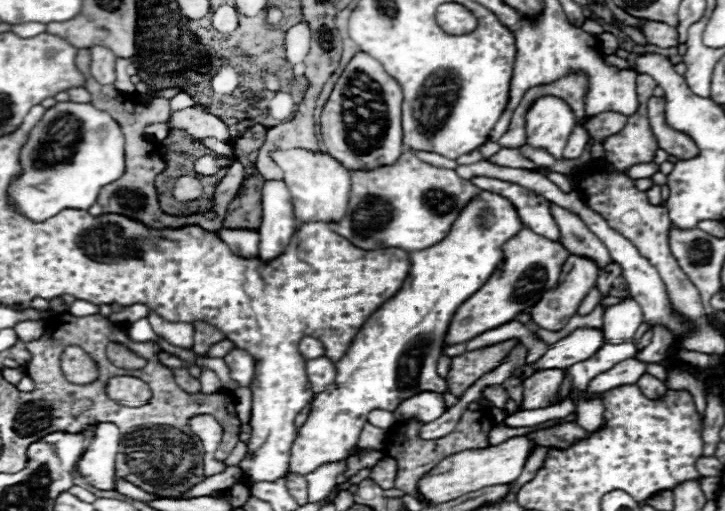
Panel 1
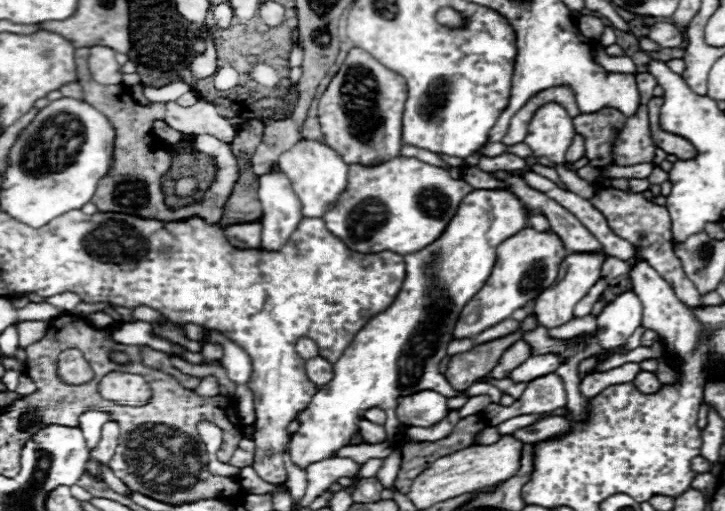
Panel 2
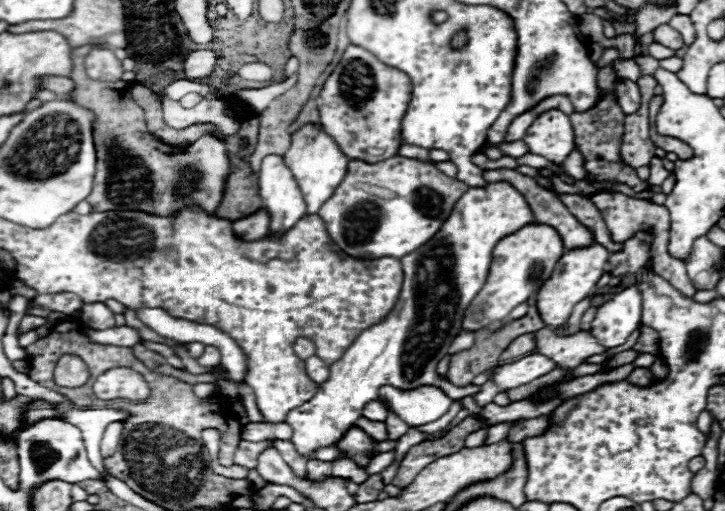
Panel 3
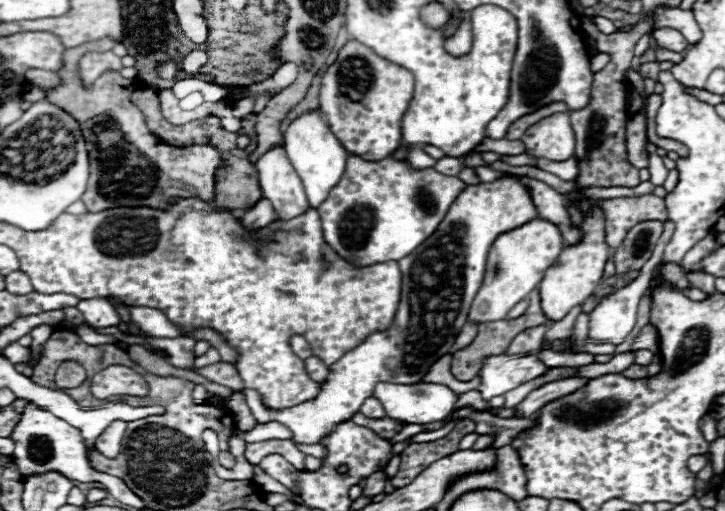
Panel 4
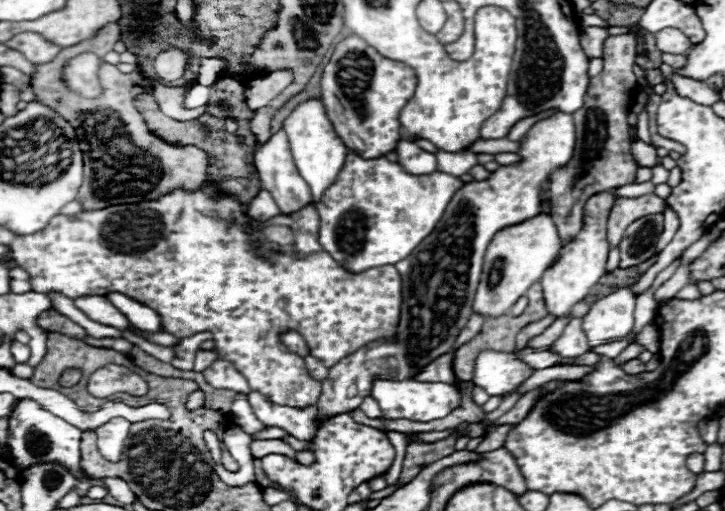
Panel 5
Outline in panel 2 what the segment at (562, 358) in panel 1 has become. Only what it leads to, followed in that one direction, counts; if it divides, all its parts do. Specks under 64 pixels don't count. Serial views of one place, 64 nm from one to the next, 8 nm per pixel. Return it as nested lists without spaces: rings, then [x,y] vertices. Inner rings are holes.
[[[542,354],[542,356],[530,356],[524,364],[520,364],[520,368],[512,370],[510,378],[514,382],[528,382],[534,380],[538,376],[544,376],[548,372],[558,370],[558,366],[562,364],[562,358],[558,354]]]

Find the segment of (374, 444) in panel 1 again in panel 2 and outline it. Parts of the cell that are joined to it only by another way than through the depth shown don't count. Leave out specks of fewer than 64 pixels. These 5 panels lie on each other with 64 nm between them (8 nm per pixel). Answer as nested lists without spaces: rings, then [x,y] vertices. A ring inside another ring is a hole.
[[[362,420],[360,422],[360,436],[366,444],[378,444],[378,442],[386,442],[386,432],[384,432],[384,426],[378,426],[378,424],[372,424],[368,420]]]

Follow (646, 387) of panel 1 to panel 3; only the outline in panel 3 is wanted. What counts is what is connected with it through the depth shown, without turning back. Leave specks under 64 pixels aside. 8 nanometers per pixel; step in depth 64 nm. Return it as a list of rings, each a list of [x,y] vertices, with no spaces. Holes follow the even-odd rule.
[[[636,368],[636,370],[628,376],[628,380],[630,380],[632,384],[640,384],[640,386],[648,386],[648,384],[654,384],[654,382],[656,382],[656,378],[652,376],[652,372],[650,372],[648,368]]]

